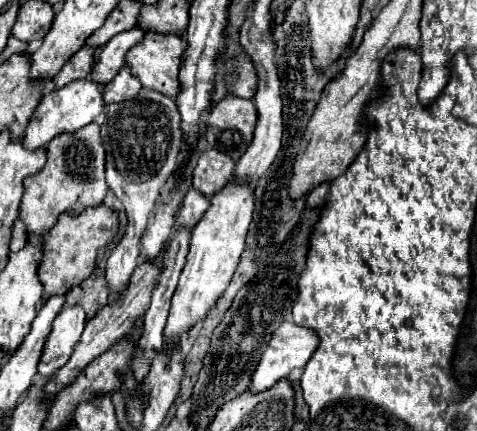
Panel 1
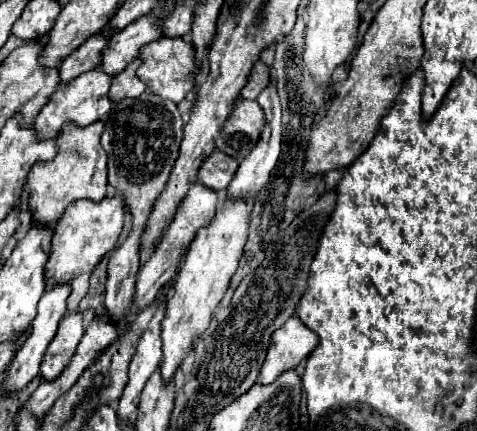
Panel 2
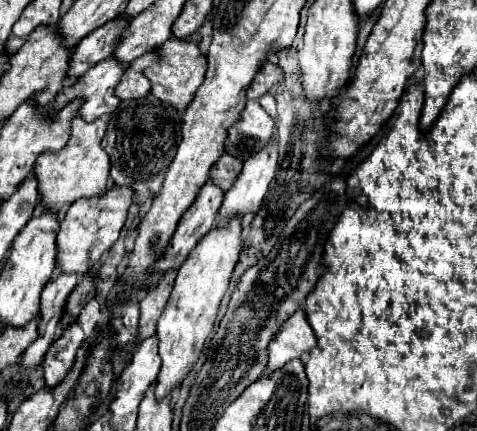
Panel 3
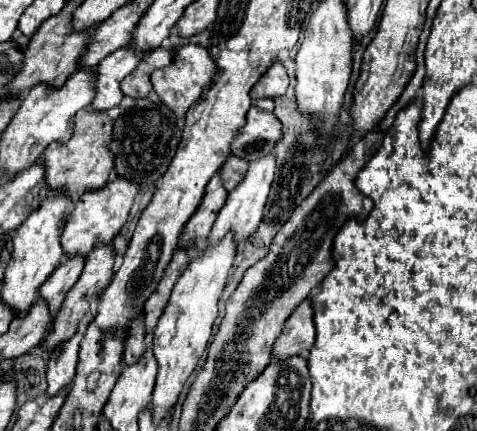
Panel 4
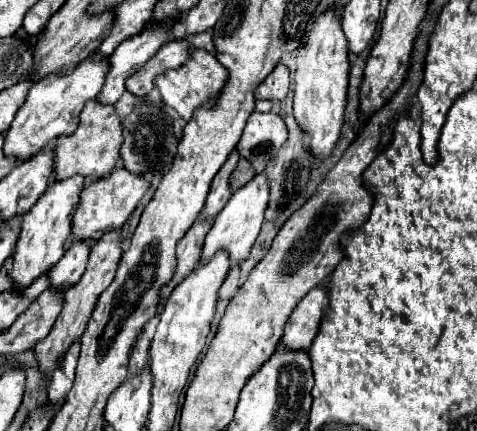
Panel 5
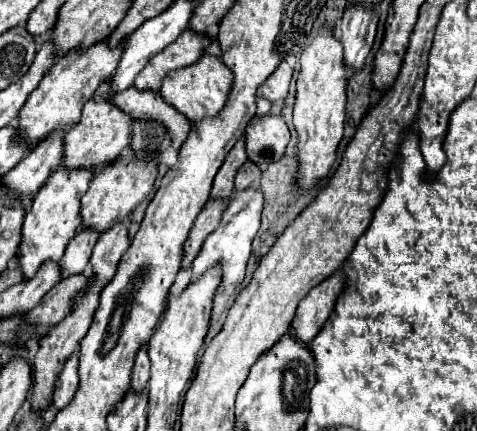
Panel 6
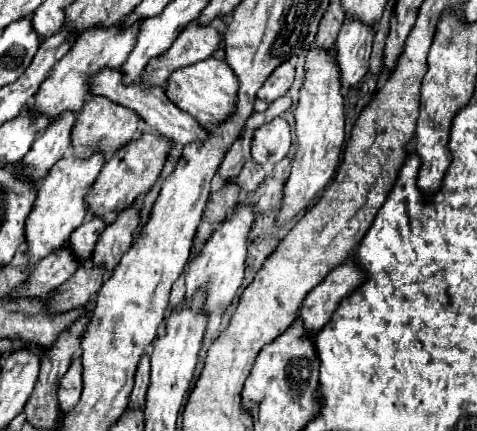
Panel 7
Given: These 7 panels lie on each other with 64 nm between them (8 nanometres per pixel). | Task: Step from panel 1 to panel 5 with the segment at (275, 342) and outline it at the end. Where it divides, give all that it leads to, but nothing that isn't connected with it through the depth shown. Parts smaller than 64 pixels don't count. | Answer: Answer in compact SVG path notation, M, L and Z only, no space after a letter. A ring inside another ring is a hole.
M322 284L308 292L294 308L286 324L282 344L292 350L308 350L320 328L320 320L326 308L328 308L328 286Z

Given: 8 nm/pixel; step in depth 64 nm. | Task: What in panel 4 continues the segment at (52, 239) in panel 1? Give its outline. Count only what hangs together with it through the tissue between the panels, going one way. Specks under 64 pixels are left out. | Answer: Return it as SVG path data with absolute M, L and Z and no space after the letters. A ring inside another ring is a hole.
M112 176L108 184L104 184L104 188L98 188L96 192L86 192L84 196L80 196L76 202L76 208L70 212L66 220L66 228L60 238L64 252L68 256L74 256L74 254L86 256L96 242L110 242L128 220L130 208L138 192L142 192L140 184L132 184L130 180L124 180L124 176Z

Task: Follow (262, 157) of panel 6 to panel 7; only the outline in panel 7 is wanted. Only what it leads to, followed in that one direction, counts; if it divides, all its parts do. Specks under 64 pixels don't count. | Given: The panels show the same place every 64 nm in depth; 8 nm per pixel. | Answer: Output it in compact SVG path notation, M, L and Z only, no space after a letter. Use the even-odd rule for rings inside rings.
M276 118L254 132L252 158L262 166L272 166L284 160L292 144L290 126L284 118Z

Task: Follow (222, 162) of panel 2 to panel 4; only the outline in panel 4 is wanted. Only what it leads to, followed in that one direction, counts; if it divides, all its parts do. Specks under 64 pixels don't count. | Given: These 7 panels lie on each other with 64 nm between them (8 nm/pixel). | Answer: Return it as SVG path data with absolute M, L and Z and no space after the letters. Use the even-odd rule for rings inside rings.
M230 156L224 164L222 164L222 180L228 192L232 192L232 188L236 188L240 184L240 180L244 180L244 172L248 170L248 162L240 160L238 156Z

